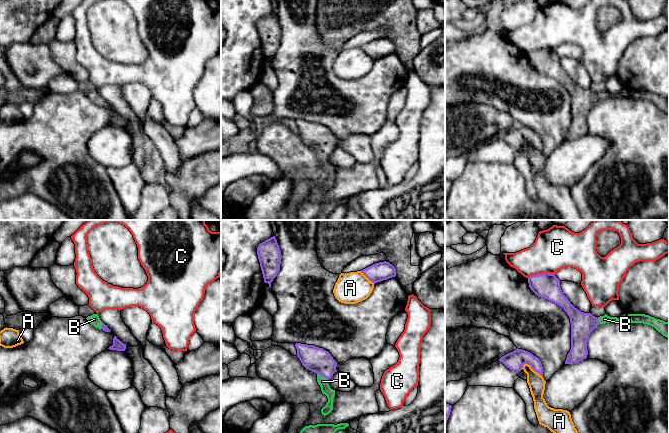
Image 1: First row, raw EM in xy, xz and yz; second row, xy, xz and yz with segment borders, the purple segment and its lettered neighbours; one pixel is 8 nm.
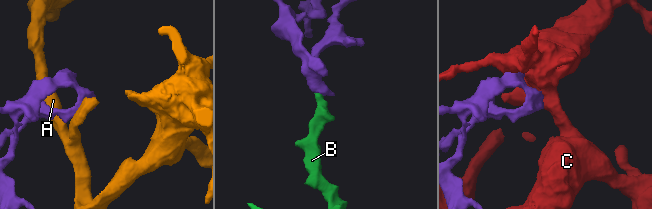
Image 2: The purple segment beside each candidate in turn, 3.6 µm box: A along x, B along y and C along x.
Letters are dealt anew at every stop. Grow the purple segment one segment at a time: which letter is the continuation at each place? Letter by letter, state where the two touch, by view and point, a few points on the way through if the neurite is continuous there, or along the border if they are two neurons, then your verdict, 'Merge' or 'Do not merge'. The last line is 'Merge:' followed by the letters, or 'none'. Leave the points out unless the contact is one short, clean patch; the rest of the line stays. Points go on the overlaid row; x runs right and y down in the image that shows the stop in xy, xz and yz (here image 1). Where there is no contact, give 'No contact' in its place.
A: Touches purple at yz (532, 368). Do not merge
B: Touches purple at xz (322, 375). Path across: xz (315, 359), (322, 366), (322, 375), (322, 381). Merge
C: Touches purple at yz (542, 273). Do not merge
Merge: B

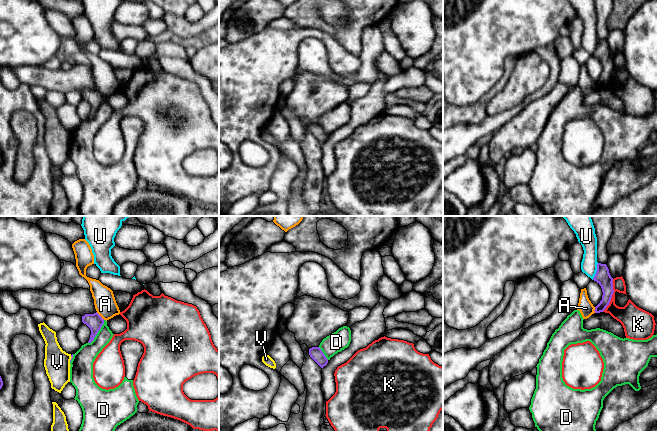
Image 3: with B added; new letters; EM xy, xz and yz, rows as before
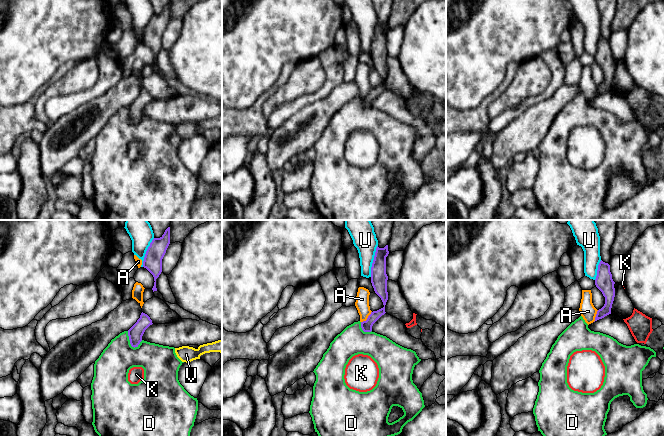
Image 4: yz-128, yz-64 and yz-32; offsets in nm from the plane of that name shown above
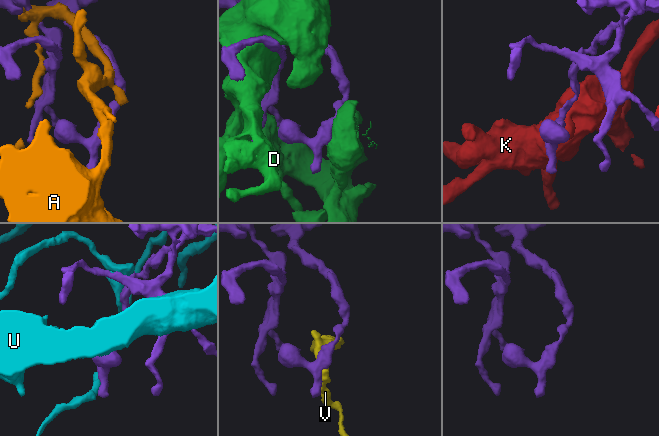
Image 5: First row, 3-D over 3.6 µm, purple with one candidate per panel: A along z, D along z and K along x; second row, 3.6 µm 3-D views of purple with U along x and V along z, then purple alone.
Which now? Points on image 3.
A: Touches purple at xy (99, 315). Do not merge
D: Touches purple at xy (97, 332). Do not merge
K: Touches purple at yz (612, 294). Do not merge
U: Touches purple at yz (596, 271). Do not merge
V: Touches purple at xy (71, 358). Do not merge
Merge: none

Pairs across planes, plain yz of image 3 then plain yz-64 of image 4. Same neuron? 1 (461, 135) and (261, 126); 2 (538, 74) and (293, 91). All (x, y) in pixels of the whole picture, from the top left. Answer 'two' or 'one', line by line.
1: two
2: one

